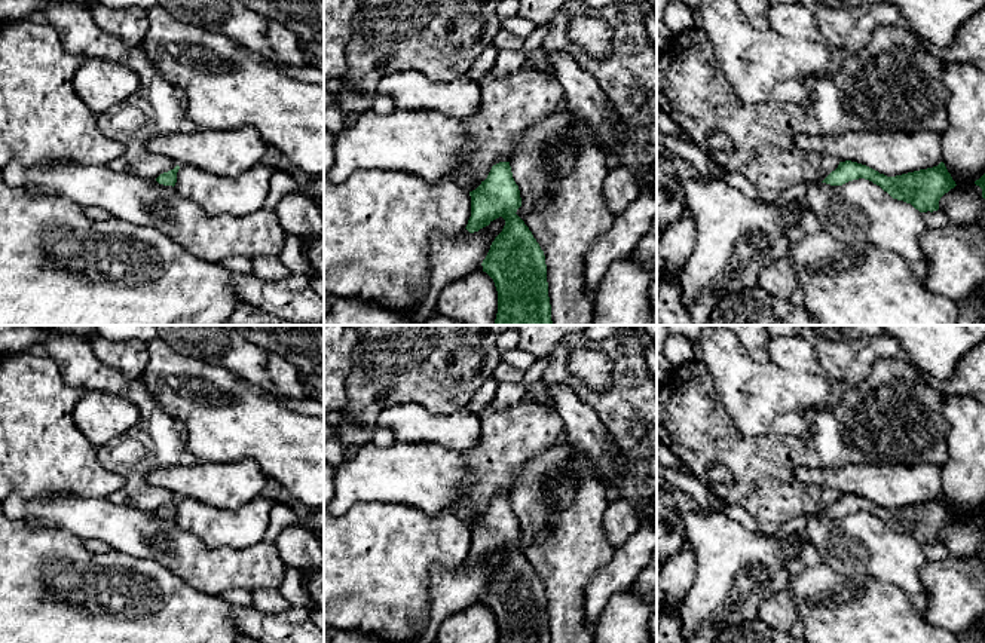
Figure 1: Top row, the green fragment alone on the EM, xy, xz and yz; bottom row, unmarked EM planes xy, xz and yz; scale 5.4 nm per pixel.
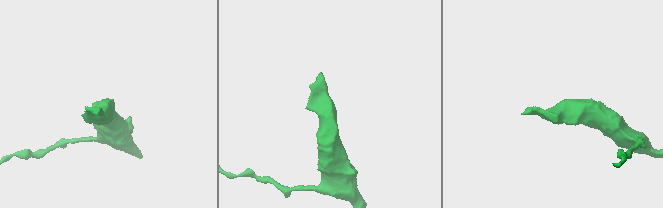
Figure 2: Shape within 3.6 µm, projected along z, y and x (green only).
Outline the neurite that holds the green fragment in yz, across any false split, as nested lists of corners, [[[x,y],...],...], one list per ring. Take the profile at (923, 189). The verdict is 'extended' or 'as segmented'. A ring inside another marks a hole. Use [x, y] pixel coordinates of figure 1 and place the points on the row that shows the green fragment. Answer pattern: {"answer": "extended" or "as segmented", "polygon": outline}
{"answer": "as segmented", "polygon": [[[845,160],[822,183],[842,186],[859,178],[872,181],[893,199],[911,203],[920,212],[937,211],[940,198],[957,186],[943,162],[933,168],[887,177],[866,165]]]}

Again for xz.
{"answer": "as segmented", "polygon": [[[510,162],[493,165],[487,178],[469,192],[469,196],[471,217],[465,227],[469,233],[478,232],[499,217],[505,220],[502,232],[495,238],[481,263],[483,272],[493,279],[498,291],[498,313],[493,325],[553,325],[545,255],[529,227],[516,214],[521,206],[521,198]]]}

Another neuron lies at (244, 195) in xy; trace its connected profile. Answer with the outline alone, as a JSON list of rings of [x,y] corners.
[[[263,162],[236,178],[220,177],[195,166],[180,166],[175,189],[207,214],[250,215],[263,208],[276,168]]]

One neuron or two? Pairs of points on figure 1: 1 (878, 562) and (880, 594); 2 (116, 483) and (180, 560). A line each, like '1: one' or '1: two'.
1: two
2: two

